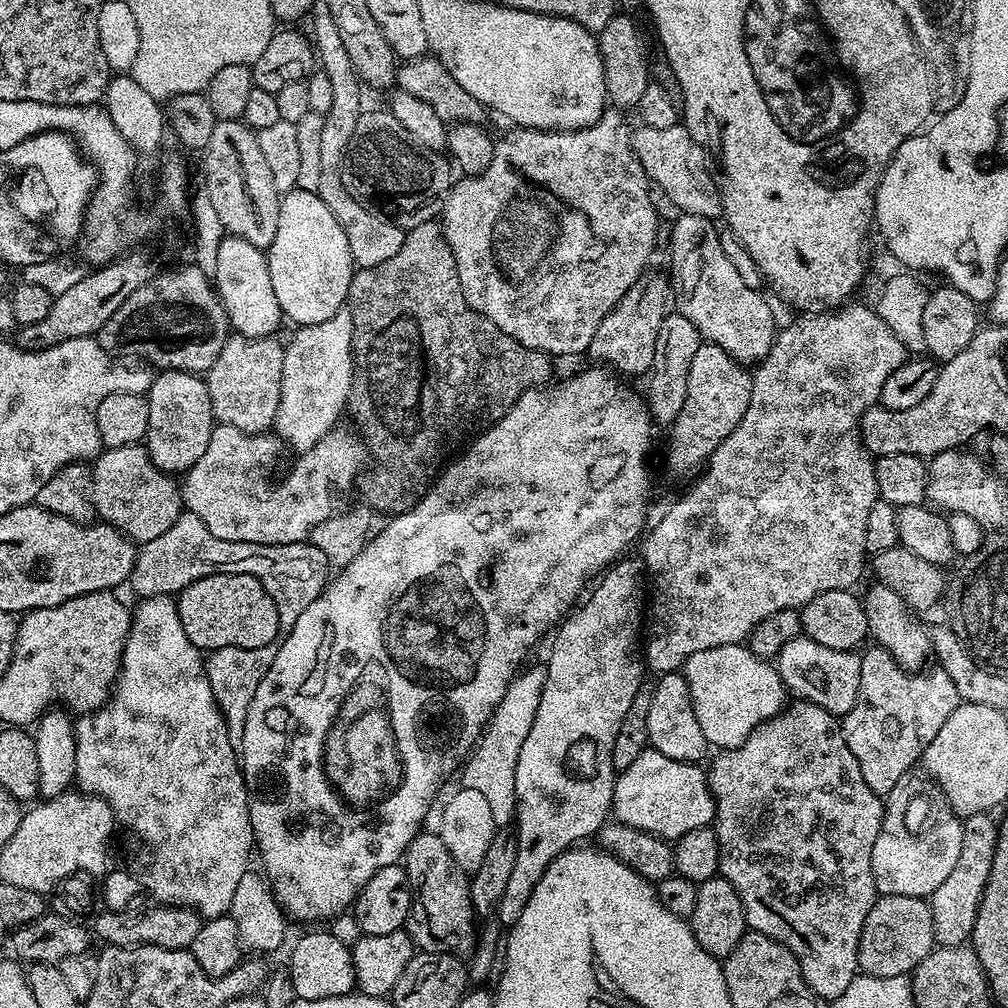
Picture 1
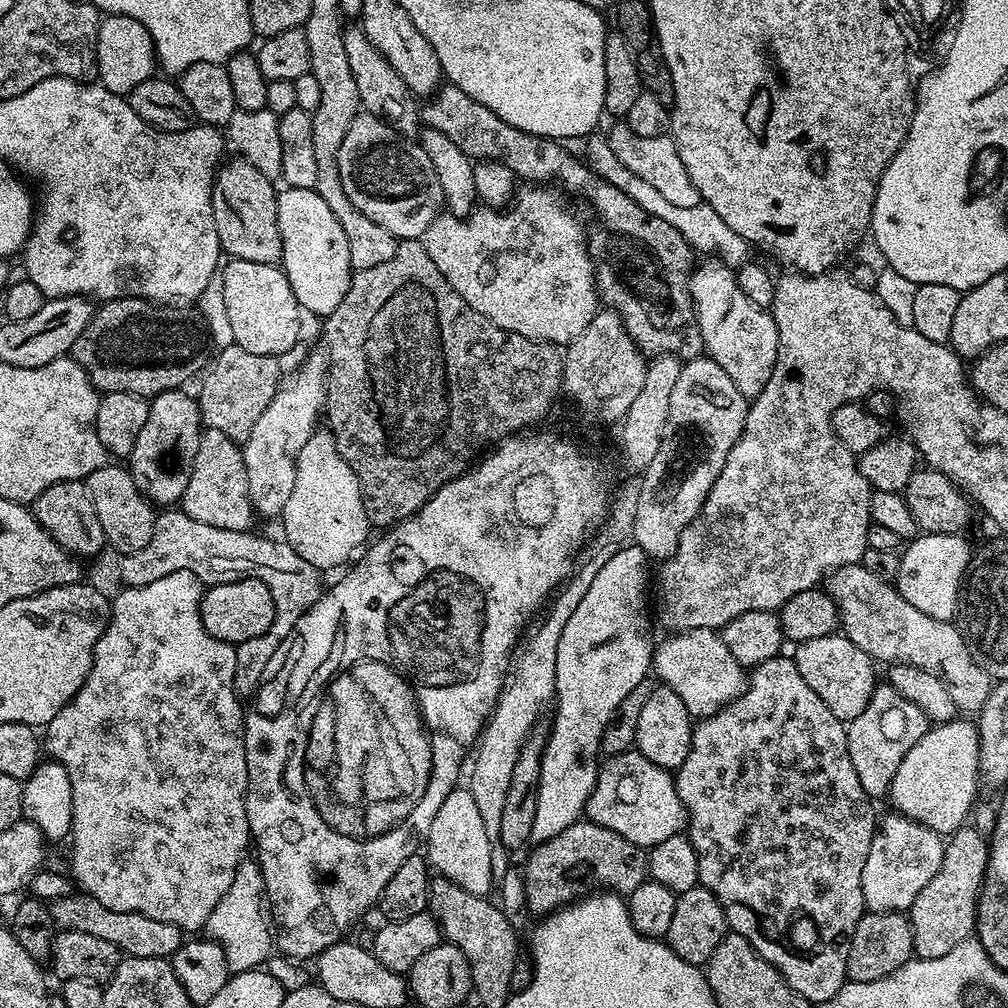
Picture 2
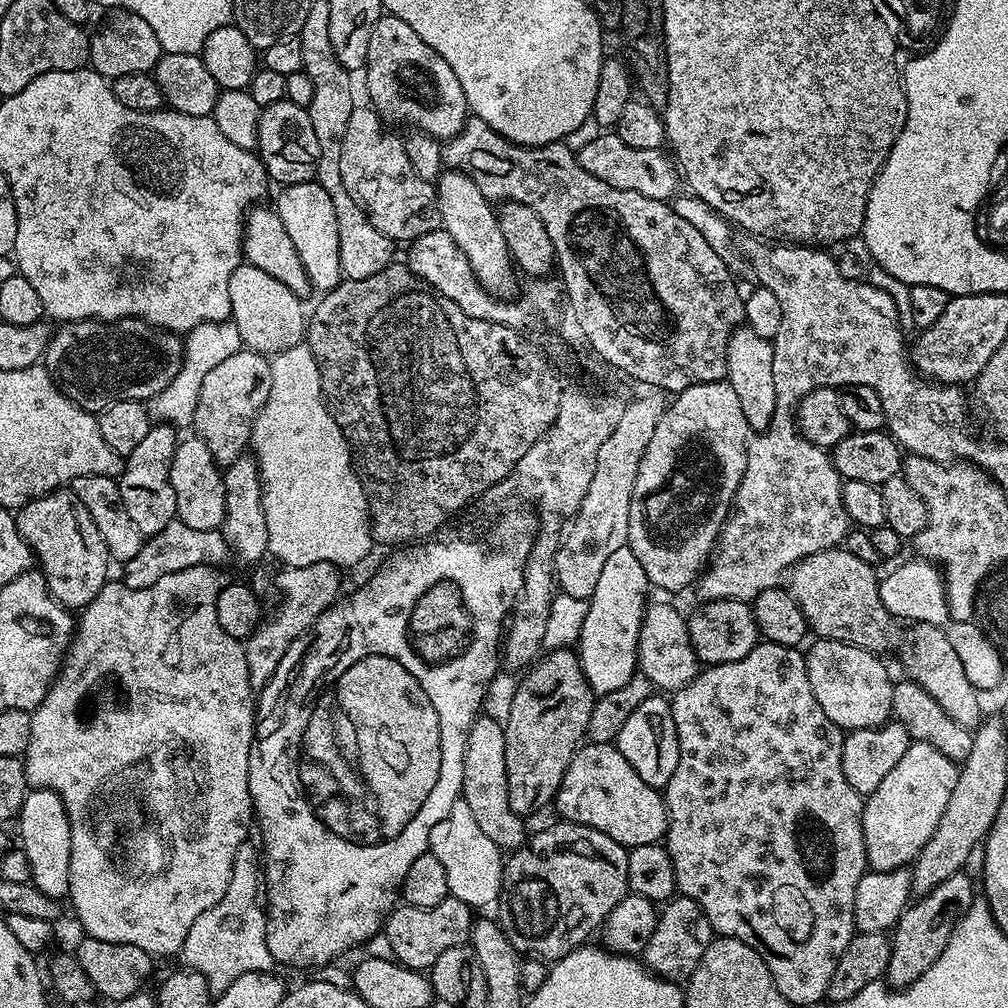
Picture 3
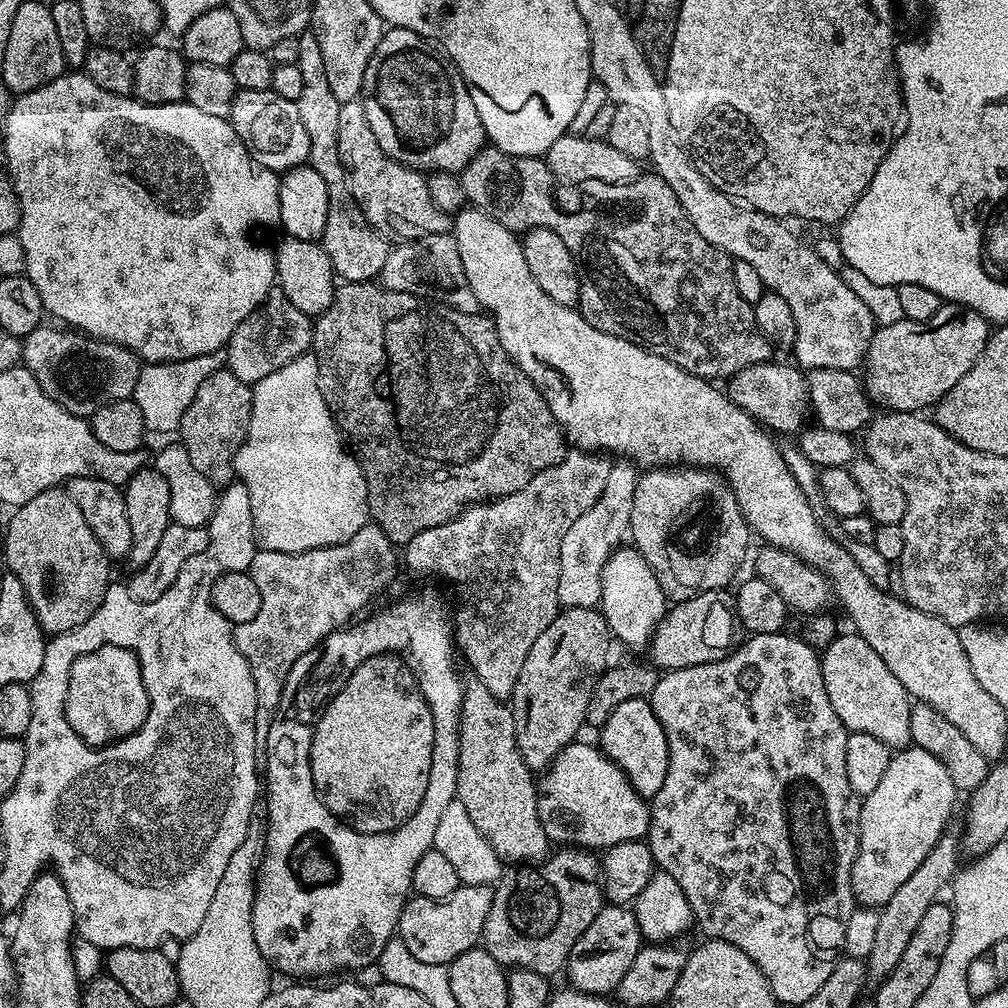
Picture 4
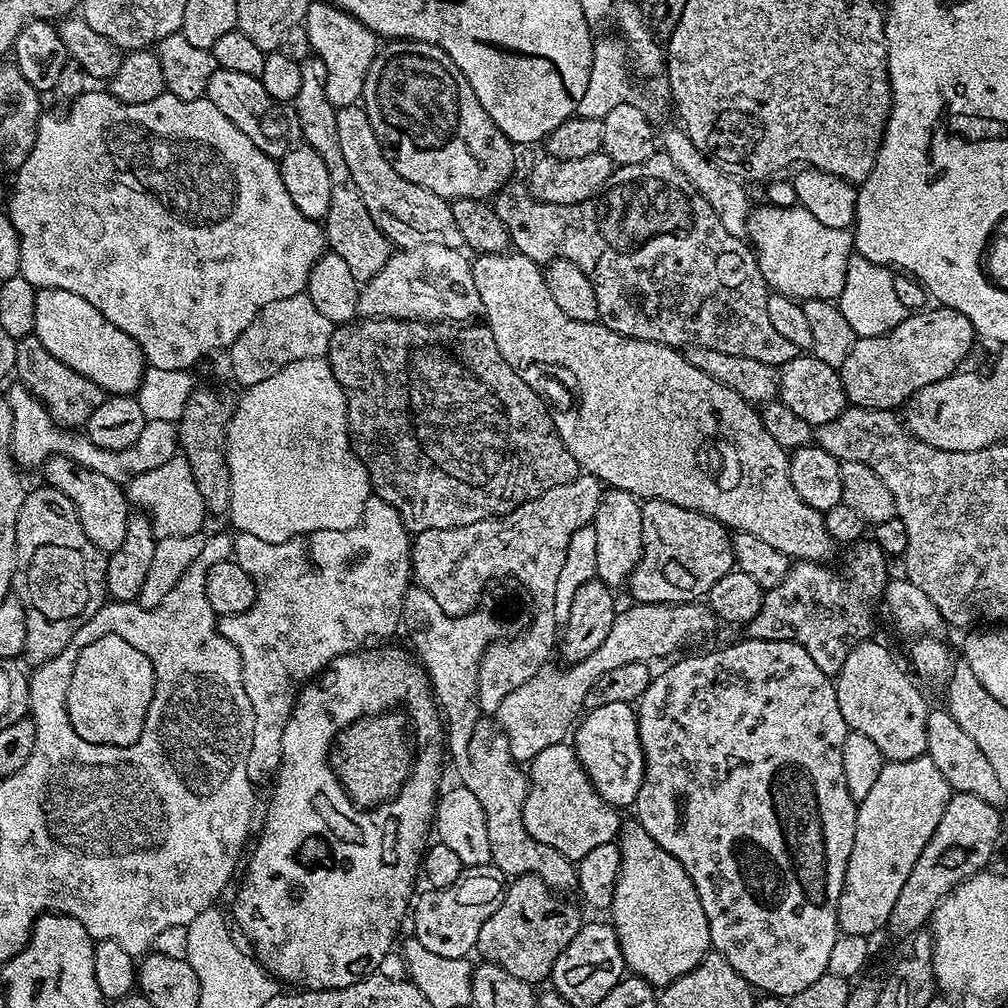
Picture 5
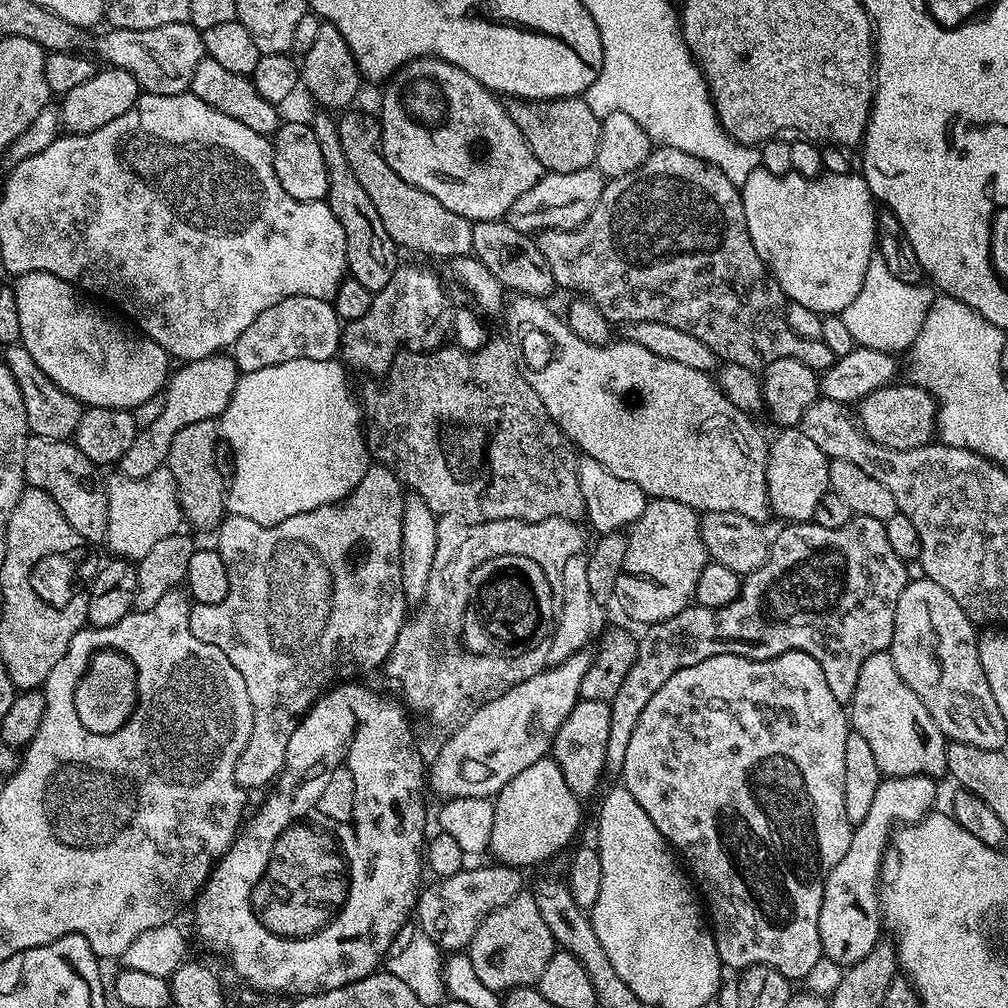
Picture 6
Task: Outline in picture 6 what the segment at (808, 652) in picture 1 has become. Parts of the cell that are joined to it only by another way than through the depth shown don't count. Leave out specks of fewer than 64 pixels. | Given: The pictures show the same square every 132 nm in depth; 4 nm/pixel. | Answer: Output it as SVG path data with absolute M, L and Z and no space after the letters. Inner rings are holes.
M891 651L879 652L866 662L858 674L858 686L850 701L851 731L862 734L864 741L878 762L878 770L885 777L930 776L943 777L947 773L946 750L949 741L938 730L930 710L922 706L922 698L906 686L898 666L894 666Z

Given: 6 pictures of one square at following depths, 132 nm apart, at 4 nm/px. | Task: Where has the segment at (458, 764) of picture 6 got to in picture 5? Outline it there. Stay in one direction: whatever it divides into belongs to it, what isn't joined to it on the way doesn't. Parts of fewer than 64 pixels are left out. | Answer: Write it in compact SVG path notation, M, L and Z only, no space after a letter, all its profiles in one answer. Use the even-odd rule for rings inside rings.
M704 602L633 603L631 607L625 612L624 609L617 611L614 626L610 626L610 634L606 634L606 642L598 646L594 654L586 654L586 658L564 668L540 668L530 682L518 686L518 690L508 694L502 706L498 706L494 714L495 723L508 739L510 754L517 762L531 762L535 756L542 754L542 750L546 750L546 746L562 744L569 739L574 725L585 711L588 691L598 678L602 678L602 674L610 674L610 670L618 670L618 666L648 664L663 656L675 657L679 648L710 635L718 627L716 615Z

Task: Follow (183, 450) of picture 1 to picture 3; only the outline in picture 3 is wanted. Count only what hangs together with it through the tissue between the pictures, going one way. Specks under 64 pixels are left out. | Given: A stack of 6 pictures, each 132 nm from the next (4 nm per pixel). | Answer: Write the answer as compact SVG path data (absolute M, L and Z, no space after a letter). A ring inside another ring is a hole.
M161 422L153 423L150 434L146 434L141 444L126 457L124 471L118 477L122 506L126 514L130 514L130 522L138 526L144 538L158 534L158 530L177 519L174 486L170 486L168 469L172 465L172 455L178 443L176 434L178 432L175 427Z

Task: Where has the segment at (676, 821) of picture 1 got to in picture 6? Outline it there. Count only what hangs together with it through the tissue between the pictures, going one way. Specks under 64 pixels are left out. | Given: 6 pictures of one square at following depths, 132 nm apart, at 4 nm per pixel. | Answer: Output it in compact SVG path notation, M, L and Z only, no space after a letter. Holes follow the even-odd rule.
M545 758L526 766L494 797L494 830L490 830L488 843L491 855L496 855L493 857L499 863L521 870L550 859L575 838L580 828L580 804L581 797L566 786L555 760Z

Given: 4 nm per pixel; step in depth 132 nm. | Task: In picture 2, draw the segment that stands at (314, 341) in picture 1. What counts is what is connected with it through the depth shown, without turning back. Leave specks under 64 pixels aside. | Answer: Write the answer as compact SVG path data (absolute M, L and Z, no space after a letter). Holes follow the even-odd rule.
M309 351L300 367L289 371L283 377L278 391L266 406L265 412L254 422L250 438L242 441L246 486L252 496L255 515L276 516L283 513L290 494L294 494L296 477L296 455L302 450L312 433L317 431L316 419L321 419L326 404L326 381L328 378L328 357L323 351Z

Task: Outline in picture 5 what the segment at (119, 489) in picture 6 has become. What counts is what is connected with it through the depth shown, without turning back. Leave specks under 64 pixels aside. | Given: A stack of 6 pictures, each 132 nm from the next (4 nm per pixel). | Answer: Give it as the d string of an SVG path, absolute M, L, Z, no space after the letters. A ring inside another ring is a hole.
M182 454L170 458L170 462L165 462L146 474L138 474L138 478L126 485L126 495L129 505L147 516L152 523L152 534L157 540L182 538L203 529L206 509L202 494L198 494L198 482L194 482L190 464Z

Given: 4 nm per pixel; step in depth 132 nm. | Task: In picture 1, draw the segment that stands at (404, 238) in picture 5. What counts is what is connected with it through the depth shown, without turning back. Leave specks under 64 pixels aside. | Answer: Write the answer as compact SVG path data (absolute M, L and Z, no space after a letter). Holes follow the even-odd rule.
M387 110L381 112L361 111L358 122L354 126L354 134L344 151L340 163L340 177L342 186L350 190L350 198L370 211L392 220L399 228L405 230L418 226L427 220L436 220L441 215L444 199L454 183L454 168L441 153L430 152L427 148L420 147L402 130L398 118L394 118Z

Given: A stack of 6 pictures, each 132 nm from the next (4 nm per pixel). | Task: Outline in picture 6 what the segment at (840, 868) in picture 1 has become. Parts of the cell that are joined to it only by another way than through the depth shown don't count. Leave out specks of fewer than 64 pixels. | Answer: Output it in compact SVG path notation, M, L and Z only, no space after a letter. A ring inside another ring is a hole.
M787 652L781 656L775 656L772 660L751 660L750 658L735 656L734 654L711 656L710 658L706 658L706 662L698 662L698 666L686 666L682 670L678 670L678 674L671 676L652 695L650 702L646 702L646 710L642 710L642 714L638 714L638 722L634 726L634 734L630 734L630 743L626 749L626 762L622 762L619 779L622 781L622 787L630 790L630 794L634 794L638 806L642 806L642 810L646 810L646 815L649 816L650 822L654 822L654 826L658 826L658 830L668 839L668 843L672 845L673 849L683 857L686 864L686 859L688 859L689 865L687 864L687 867L690 869L695 883L699 885L702 892L702 887L704 887L705 893L703 892L703 895L706 897L706 912L710 917L711 927L714 929L716 949L720 955L720 963L725 969L736 968L735 970L743 970L745 968L752 968L756 964L765 964L771 968L776 968L788 980L793 982L799 982L800 980L800 982L804 982L807 981L810 970L822 959L822 942L818 934L818 910L822 910L824 883L830 874L830 870L834 870L834 866L838 866L838 861L842 858L842 854L846 854L846 850L850 850L854 827L848 821L846 794L844 793L846 790L846 738L849 731L850 716L846 711L845 705L840 704L838 698L834 698L834 693L830 690L830 682L826 682L826 674L822 674L822 666L818 666L818 662L814 658L810 658L810 654L806 654L805 652Z

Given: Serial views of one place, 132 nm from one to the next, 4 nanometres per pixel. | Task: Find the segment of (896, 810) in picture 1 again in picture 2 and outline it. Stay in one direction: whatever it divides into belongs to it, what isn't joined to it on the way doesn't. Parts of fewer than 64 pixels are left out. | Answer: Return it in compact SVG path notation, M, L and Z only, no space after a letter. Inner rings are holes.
M891 815L885 820L883 817L876 837L870 842L870 854L866 858L866 866L862 866L862 898L867 911L907 913L914 898L918 898L918 894L922 891L922 886L926 886L926 882L930 882L930 878L938 874L938 866L942 866L942 854L946 840L941 833L922 826L909 816Z

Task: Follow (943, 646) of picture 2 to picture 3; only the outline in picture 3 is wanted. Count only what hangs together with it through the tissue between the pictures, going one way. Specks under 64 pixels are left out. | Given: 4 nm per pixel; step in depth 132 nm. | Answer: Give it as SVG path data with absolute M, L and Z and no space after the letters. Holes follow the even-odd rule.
M847 547L827 548L792 565L786 576L786 590L819 639L841 640L867 652L884 654L892 640L894 618L882 606L880 580L872 568L875 567L869 561L854 558Z

